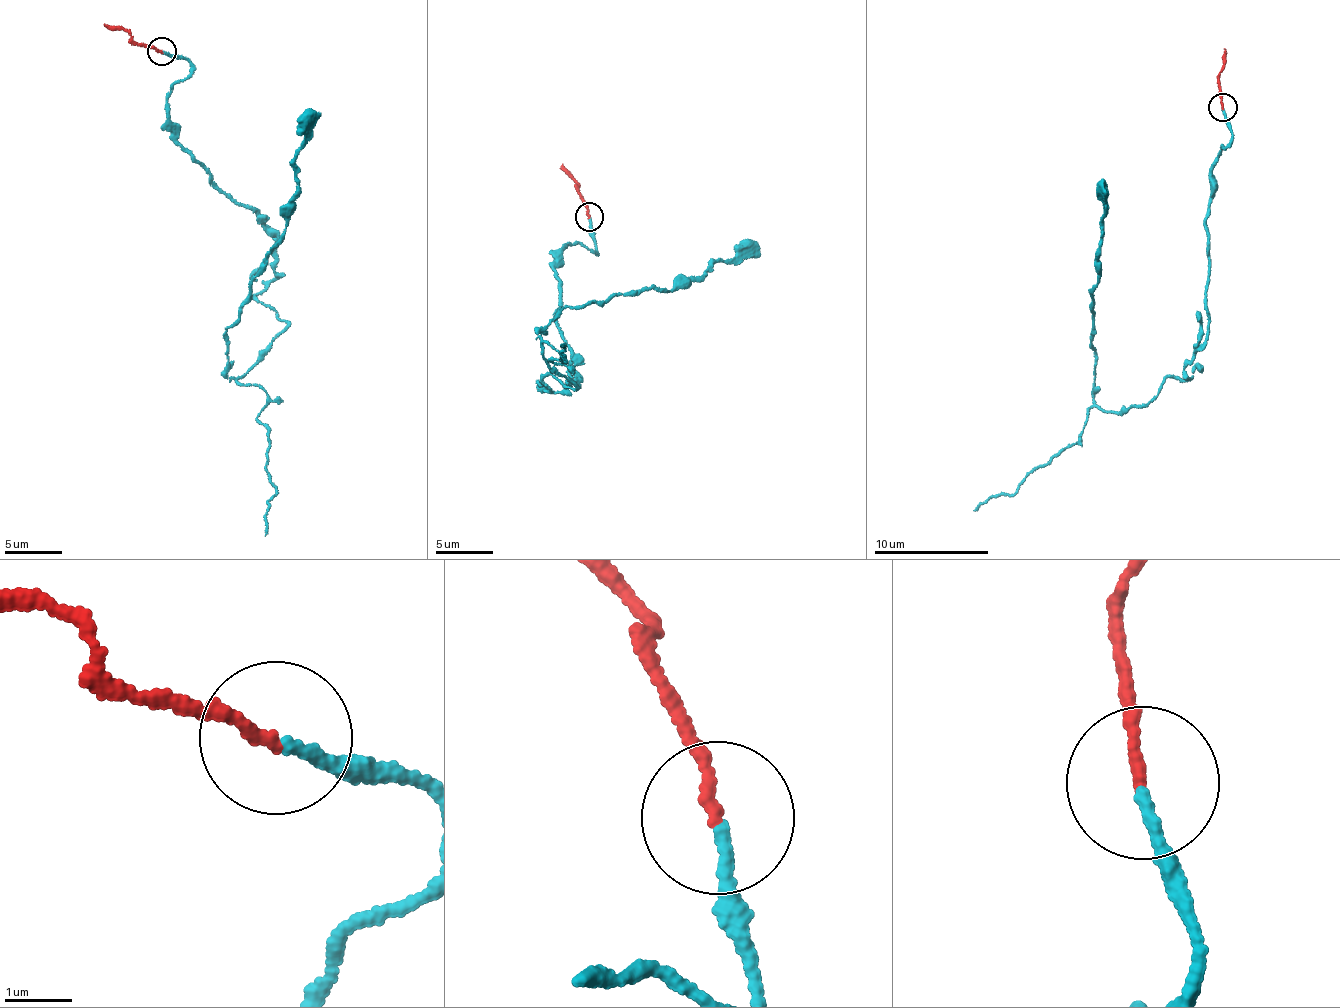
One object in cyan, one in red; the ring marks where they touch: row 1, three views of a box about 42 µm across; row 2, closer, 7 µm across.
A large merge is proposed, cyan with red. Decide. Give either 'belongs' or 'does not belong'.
belongs

